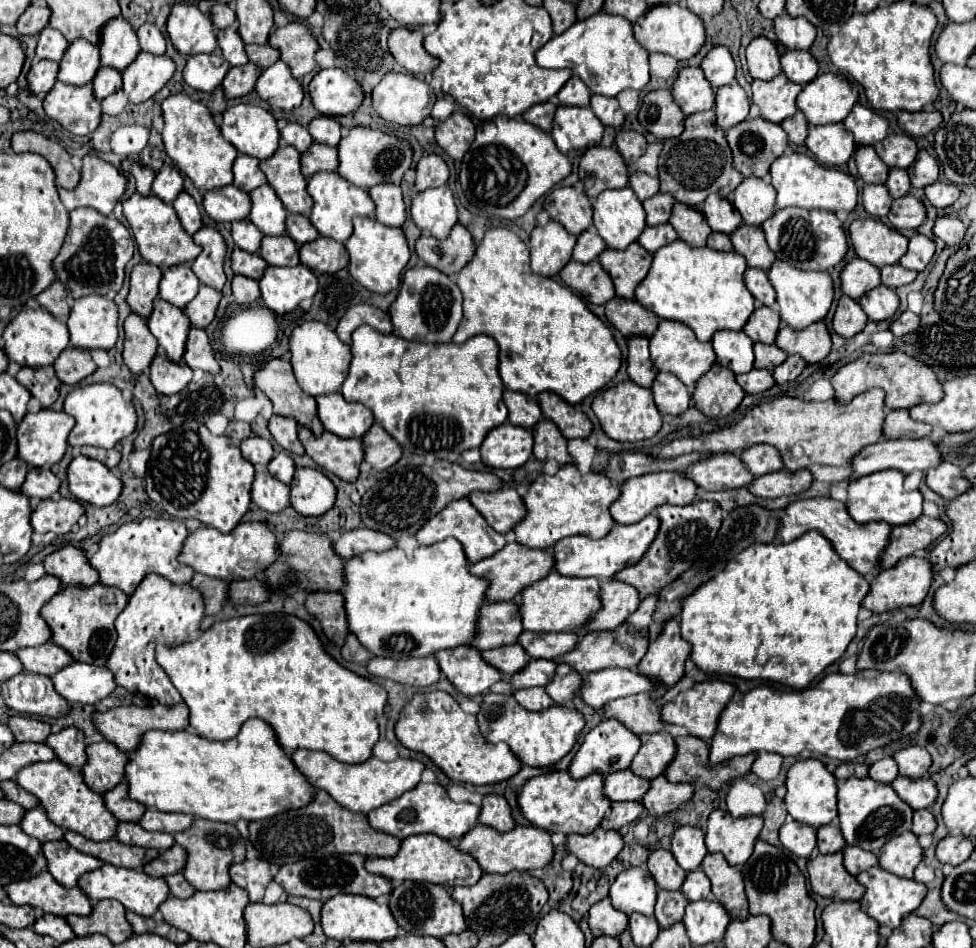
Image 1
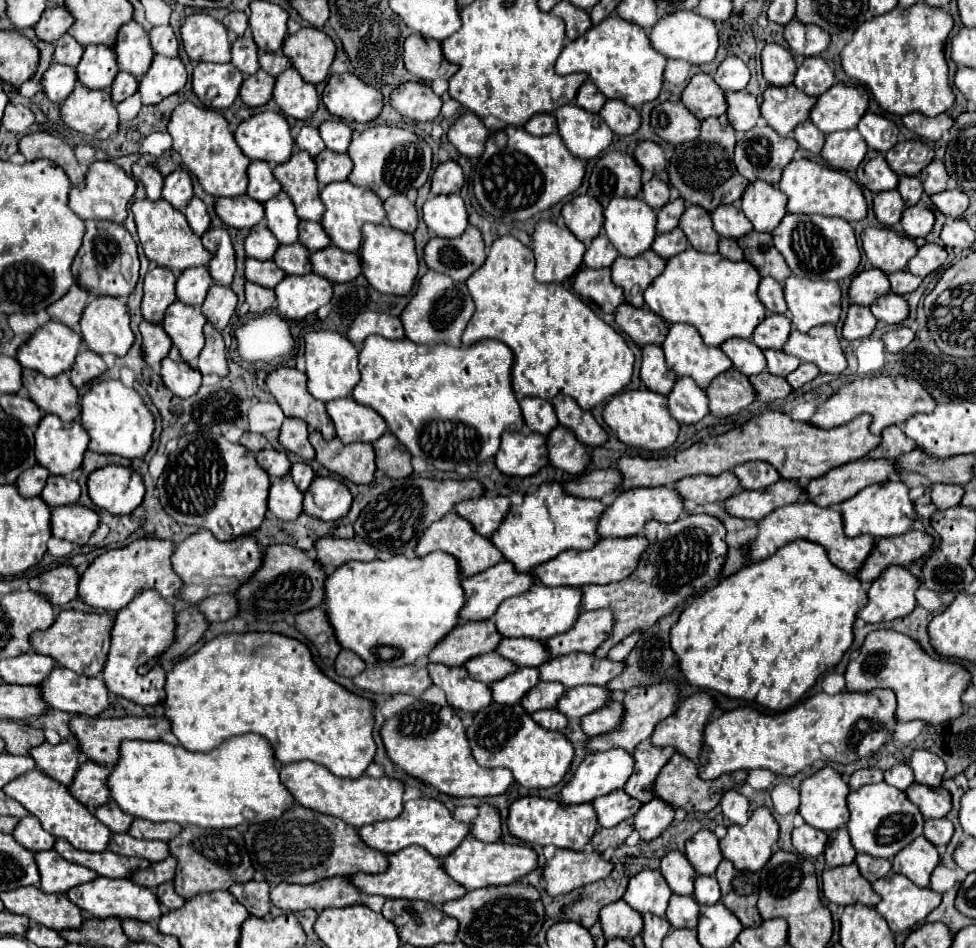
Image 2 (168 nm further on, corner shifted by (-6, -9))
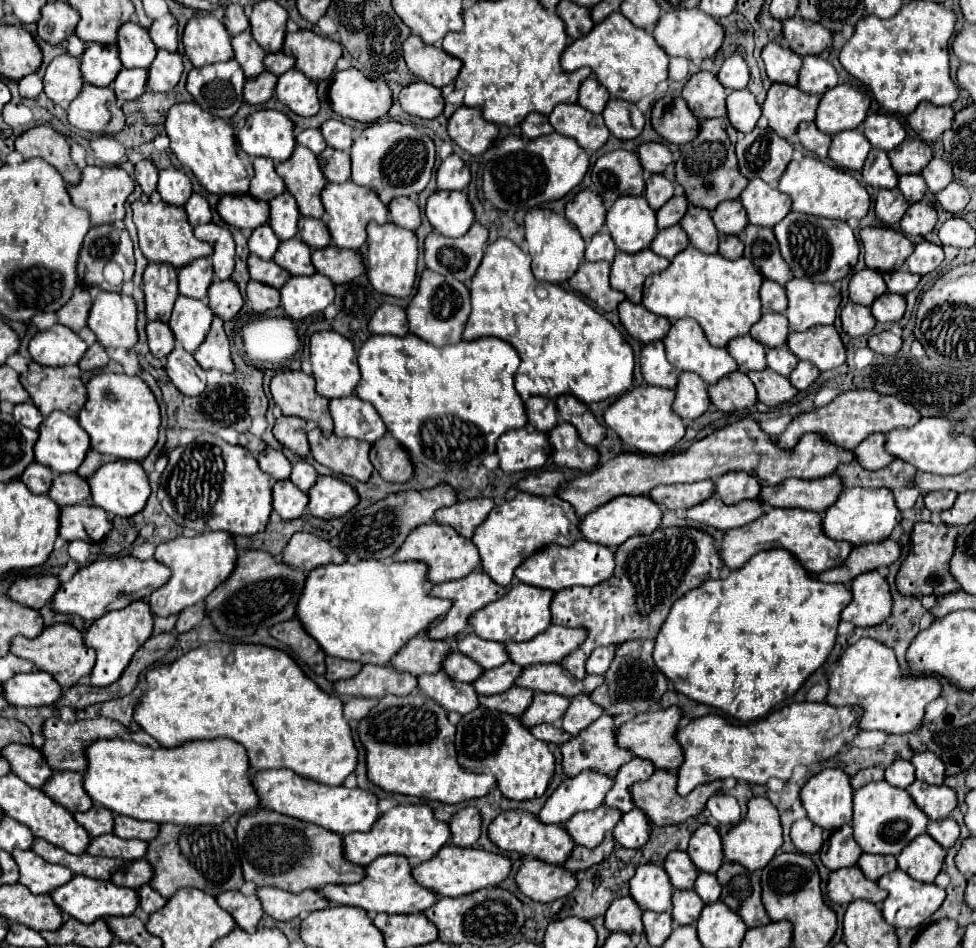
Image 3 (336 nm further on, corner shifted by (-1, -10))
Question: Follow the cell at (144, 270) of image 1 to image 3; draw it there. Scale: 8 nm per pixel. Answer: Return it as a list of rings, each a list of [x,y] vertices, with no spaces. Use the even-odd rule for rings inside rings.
[[[149,264],[143,274],[143,292],[147,320],[167,322],[179,296],[175,268],[169,264]]]

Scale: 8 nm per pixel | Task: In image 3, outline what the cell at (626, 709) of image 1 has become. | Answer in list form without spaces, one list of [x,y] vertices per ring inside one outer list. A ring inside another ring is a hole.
[[[587,694],[583,696],[573,696],[571,704],[563,716],[563,730],[569,732],[571,736],[581,734],[589,724],[593,724],[599,716],[603,714],[603,708],[591,702]]]

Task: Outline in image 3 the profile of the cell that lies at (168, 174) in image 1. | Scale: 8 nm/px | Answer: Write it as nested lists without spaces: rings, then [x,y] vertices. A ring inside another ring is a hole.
[[[167,168],[159,172],[157,192],[161,194],[163,202],[173,206],[183,206],[191,196],[191,180],[185,172]]]

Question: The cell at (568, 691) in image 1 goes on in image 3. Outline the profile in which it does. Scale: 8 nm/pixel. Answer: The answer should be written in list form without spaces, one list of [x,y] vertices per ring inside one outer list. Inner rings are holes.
[[[515,686],[515,688],[509,688],[507,692],[503,692],[501,696],[487,696],[487,698],[483,696],[481,704],[485,704],[491,710],[501,710],[501,712],[507,712],[507,714],[515,714],[519,718],[531,706],[533,696],[535,696],[535,692],[531,692],[529,688]]]

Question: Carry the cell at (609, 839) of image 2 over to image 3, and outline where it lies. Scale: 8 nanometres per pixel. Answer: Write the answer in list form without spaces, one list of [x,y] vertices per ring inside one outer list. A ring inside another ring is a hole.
[[[609,834],[609,836],[607,836],[599,846],[595,846],[595,848],[577,846],[577,848],[573,850],[571,858],[569,858],[563,866],[565,866],[567,870],[571,870],[571,872],[587,870],[589,866],[593,866],[593,864],[605,860],[605,858],[613,852],[613,848],[615,848],[615,840],[613,840],[613,836]]]

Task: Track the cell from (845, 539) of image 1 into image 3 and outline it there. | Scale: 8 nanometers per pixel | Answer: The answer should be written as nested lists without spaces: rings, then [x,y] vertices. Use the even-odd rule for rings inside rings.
[[[771,508],[767,510],[761,518],[757,518],[755,522],[741,526],[741,528],[733,528],[727,530],[721,542],[721,556],[723,556],[723,564],[727,568],[741,568],[751,556],[755,556],[761,550],[773,550],[773,548],[785,548],[791,554],[795,554],[795,558],[799,558],[799,562],[811,570],[813,574],[831,570],[841,566],[847,556],[853,550],[853,544],[849,542],[835,542],[831,538],[825,536],[823,532],[823,520],[817,512],[807,512],[807,510],[785,510],[785,508]]]

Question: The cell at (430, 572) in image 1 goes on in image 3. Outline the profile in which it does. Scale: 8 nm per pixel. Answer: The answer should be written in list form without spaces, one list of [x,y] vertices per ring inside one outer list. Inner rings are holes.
[[[360,560],[357,564],[346,561],[343,564],[327,564],[311,570],[305,580],[303,596],[299,598],[297,618],[303,622],[303,628],[307,628],[307,632],[323,646],[327,656],[357,660],[361,664],[385,666],[411,638],[425,632],[439,616],[449,612],[449,608],[451,600],[431,596],[427,564]]]

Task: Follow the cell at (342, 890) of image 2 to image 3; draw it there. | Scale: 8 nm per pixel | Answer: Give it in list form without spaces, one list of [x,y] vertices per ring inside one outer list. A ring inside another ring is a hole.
[[[259,888],[257,896],[261,898],[263,910],[275,920],[291,920],[295,916],[307,916],[315,910],[331,906],[327,898],[317,890],[305,890],[299,894],[283,892],[281,888]]]

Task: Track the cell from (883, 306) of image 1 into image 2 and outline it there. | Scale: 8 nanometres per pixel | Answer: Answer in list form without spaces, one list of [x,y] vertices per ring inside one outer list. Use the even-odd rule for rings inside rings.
[[[896,293],[882,295],[880,299],[876,299],[876,303],[872,303],[870,309],[874,317],[886,325],[902,323],[908,317],[908,303],[902,295],[896,295]]]

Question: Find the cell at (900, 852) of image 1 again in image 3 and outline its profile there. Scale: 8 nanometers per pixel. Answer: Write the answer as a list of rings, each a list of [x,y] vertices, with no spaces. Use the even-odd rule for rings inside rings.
[[[921,834],[897,856],[897,864],[913,880],[933,882],[941,872],[943,858],[945,850],[929,834]]]

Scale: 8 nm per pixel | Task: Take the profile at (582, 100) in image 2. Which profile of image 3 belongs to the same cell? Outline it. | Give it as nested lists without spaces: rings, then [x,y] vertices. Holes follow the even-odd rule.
[[[589,76],[589,78],[579,86],[579,100],[577,100],[577,102],[579,102],[583,108],[587,108],[589,112],[595,112],[595,114],[603,112],[607,100],[609,100],[607,90],[605,90],[593,76]]]

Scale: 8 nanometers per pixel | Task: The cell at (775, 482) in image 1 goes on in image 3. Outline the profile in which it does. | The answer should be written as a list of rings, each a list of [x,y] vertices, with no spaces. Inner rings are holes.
[[[711,496],[699,506],[693,506],[691,510],[685,512],[687,518],[699,520],[703,526],[713,526],[717,530],[731,530],[745,526],[753,520],[757,520],[769,506],[761,500],[741,500],[737,504],[725,504],[717,496]]]

